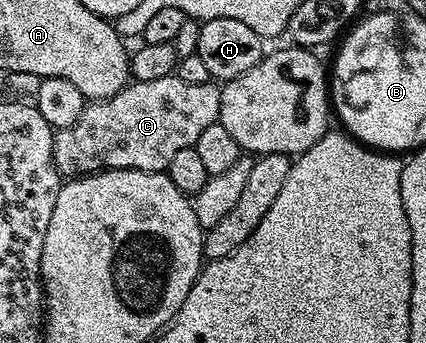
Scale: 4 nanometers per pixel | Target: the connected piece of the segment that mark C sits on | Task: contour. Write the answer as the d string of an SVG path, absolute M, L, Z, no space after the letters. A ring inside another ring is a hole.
M175 73L158 77L158 81L129 82L117 95L109 99L89 102L82 117L69 127L61 127L54 134L54 161L61 176L94 175L97 171L159 171L167 172L171 159L187 147L195 147L198 136L220 117L220 87L209 81L190 85Z

